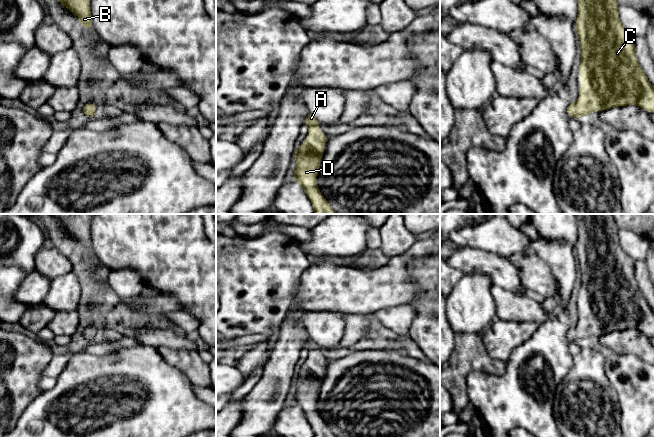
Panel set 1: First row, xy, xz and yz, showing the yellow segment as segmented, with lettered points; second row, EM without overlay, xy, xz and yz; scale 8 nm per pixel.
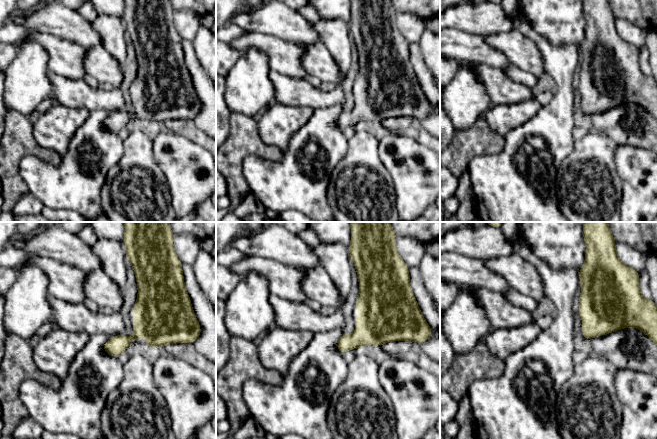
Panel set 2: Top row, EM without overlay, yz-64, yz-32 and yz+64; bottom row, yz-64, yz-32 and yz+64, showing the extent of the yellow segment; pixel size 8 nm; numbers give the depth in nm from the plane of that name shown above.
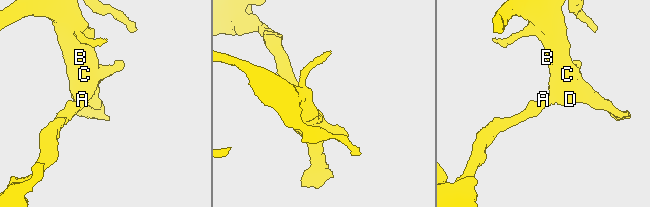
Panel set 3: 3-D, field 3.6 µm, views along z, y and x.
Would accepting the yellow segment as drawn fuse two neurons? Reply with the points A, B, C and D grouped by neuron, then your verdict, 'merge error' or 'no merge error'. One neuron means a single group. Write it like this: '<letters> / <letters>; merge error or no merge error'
A B C D; no merge error

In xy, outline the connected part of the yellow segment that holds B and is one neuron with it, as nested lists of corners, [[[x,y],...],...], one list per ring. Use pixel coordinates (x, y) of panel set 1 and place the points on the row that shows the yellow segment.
[[[58,0],[68,10],[74,12],[84,29],[93,30],[93,21],[90,10],[90,0]]]

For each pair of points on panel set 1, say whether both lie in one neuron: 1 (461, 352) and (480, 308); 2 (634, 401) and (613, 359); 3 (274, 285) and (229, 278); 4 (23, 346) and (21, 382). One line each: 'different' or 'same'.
1: different
2: same
3: same
4: same

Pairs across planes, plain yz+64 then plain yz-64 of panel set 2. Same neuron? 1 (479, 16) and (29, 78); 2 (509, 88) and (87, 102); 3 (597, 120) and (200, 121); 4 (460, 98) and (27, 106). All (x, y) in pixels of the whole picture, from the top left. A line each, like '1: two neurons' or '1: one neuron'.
1: two neurons
2: one neuron
3: two neurons
4: one neuron

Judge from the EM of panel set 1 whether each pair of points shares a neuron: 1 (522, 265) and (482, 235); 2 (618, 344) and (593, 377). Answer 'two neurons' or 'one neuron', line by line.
1: one neuron
2: two neurons

